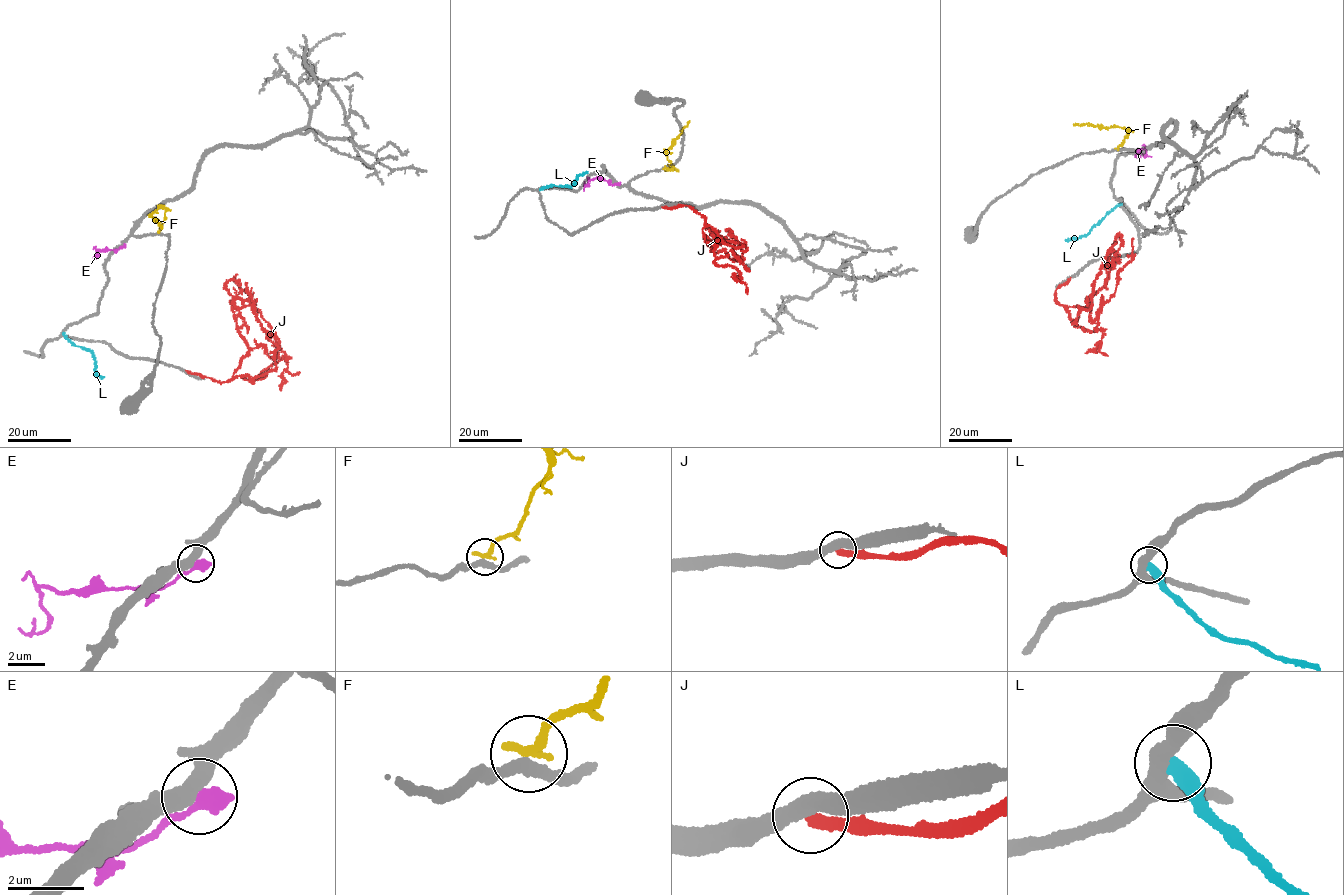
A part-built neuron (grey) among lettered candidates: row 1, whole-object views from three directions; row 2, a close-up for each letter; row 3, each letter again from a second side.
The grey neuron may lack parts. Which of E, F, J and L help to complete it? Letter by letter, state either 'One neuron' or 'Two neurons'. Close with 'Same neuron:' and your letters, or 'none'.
E: Two neurons
F: Two neurons
J: Two neurons
L: Two neurons
Same neuron: none

